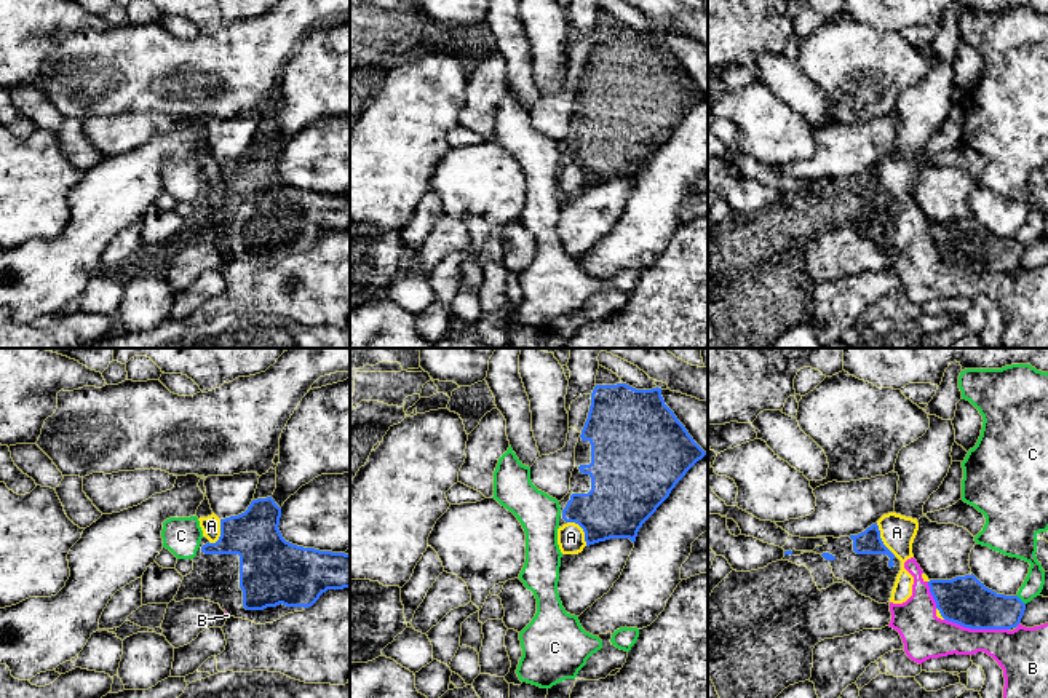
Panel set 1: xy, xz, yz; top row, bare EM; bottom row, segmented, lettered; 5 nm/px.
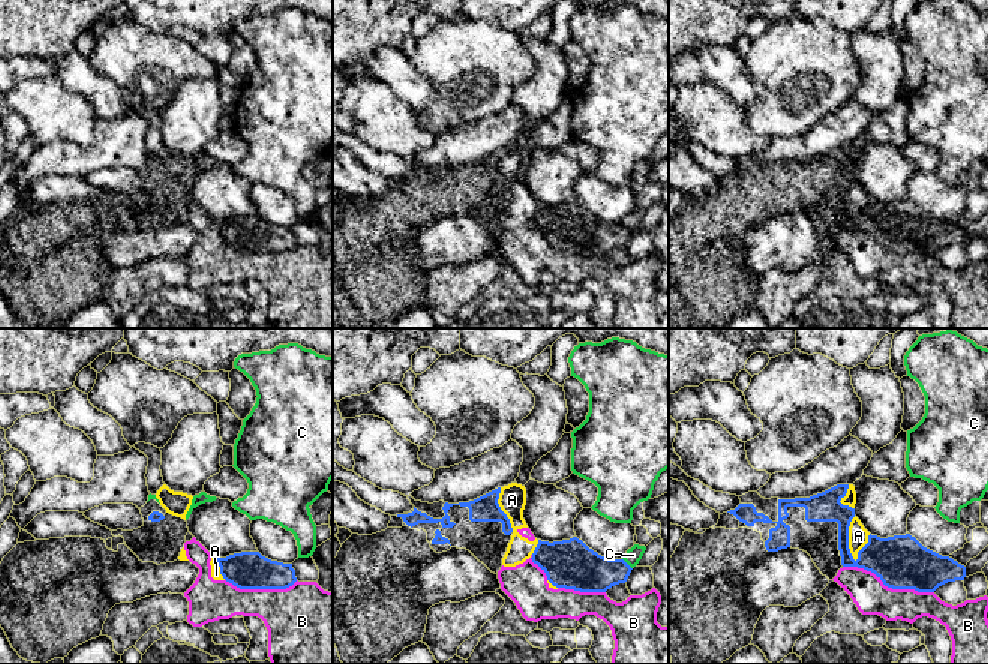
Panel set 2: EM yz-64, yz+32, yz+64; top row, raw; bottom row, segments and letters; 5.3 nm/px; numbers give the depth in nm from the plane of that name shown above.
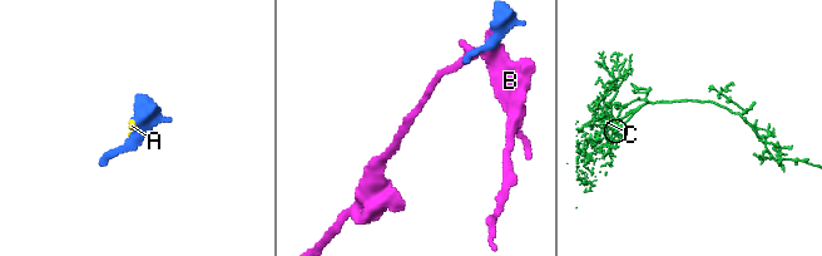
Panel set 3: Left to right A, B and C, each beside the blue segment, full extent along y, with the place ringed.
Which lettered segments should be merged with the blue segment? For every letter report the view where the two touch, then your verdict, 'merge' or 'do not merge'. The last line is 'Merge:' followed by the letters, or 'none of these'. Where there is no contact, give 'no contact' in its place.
A: yz | do not merge
B: yz | do not merge
C: yz | do not merge
Merge: none of these

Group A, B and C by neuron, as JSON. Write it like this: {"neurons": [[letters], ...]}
{"neurons": [["A", "B"], ["C"]]}

